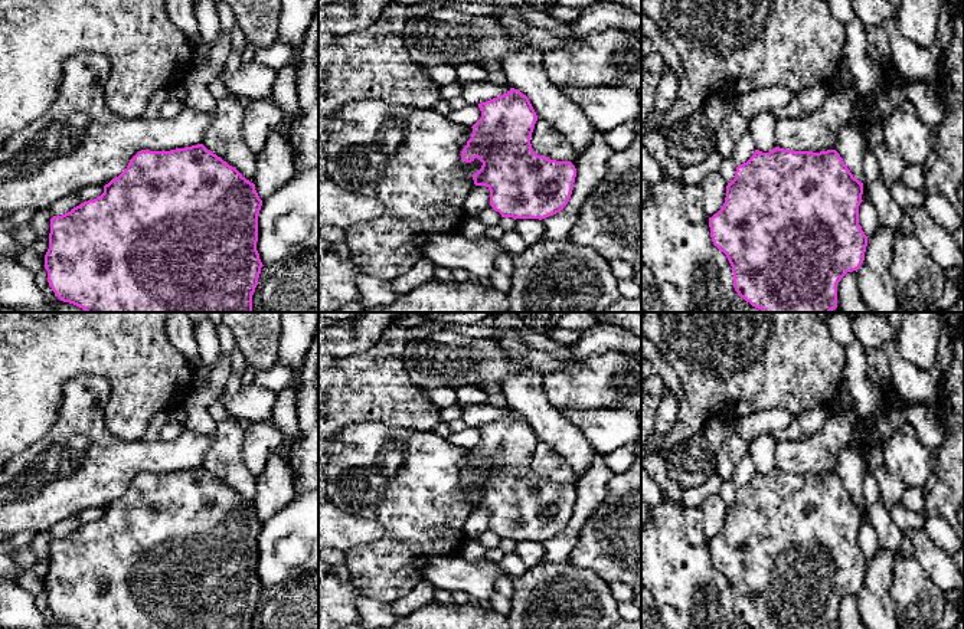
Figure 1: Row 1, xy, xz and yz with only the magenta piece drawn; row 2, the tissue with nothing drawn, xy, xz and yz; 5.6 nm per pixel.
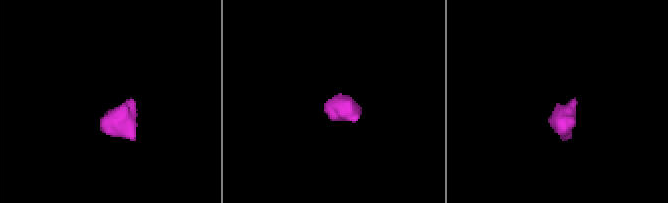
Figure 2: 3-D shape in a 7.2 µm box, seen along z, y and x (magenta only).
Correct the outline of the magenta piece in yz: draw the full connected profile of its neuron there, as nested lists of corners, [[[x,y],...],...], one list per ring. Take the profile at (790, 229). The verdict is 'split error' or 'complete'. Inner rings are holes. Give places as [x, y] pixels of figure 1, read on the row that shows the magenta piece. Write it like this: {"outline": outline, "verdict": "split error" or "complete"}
{"outline": [[[775,147],[769,153],[755,150],[754,155],[736,167],[735,178],[726,186],[726,197],[722,209],[709,217],[713,245],[726,255],[733,273],[733,286],[741,298],[762,312],[830,312],[837,308],[837,284],[847,272],[860,268],[865,261],[867,236],[859,225],[859,206],[863,202],[863,183],[853,177],[836,150],[820,153],[793,151]]], "verdict": "complete"}

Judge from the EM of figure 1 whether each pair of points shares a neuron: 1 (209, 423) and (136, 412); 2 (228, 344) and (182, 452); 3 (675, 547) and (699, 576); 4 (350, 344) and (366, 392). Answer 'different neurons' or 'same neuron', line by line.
1: different neurons
2: different neurons
3: same neuron
4: different neurons

